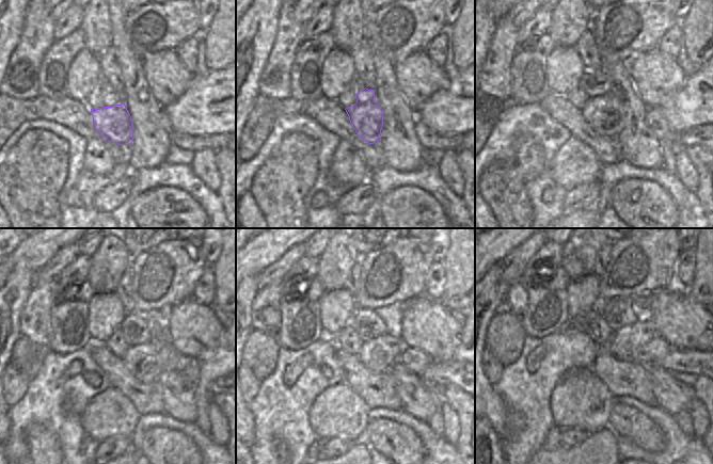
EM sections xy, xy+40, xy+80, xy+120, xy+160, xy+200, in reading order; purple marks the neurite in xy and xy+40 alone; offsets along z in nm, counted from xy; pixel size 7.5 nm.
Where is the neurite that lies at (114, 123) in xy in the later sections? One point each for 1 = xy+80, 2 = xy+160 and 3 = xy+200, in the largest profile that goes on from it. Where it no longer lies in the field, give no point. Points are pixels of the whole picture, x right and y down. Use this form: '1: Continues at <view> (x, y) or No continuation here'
1: Continues at xy+80 (604, 114)
2: Continues at xy+160 (360, 346)
3: Continues at xy+200 (604, 347).

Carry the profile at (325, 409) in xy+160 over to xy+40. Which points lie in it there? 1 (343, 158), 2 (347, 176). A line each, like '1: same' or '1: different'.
1: same
2: same

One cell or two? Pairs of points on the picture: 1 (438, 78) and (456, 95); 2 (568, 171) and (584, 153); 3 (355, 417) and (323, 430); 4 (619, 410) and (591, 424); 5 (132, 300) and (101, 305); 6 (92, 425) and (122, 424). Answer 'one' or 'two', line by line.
1: two
2: one
3: one
4: two
5: two
6: one

